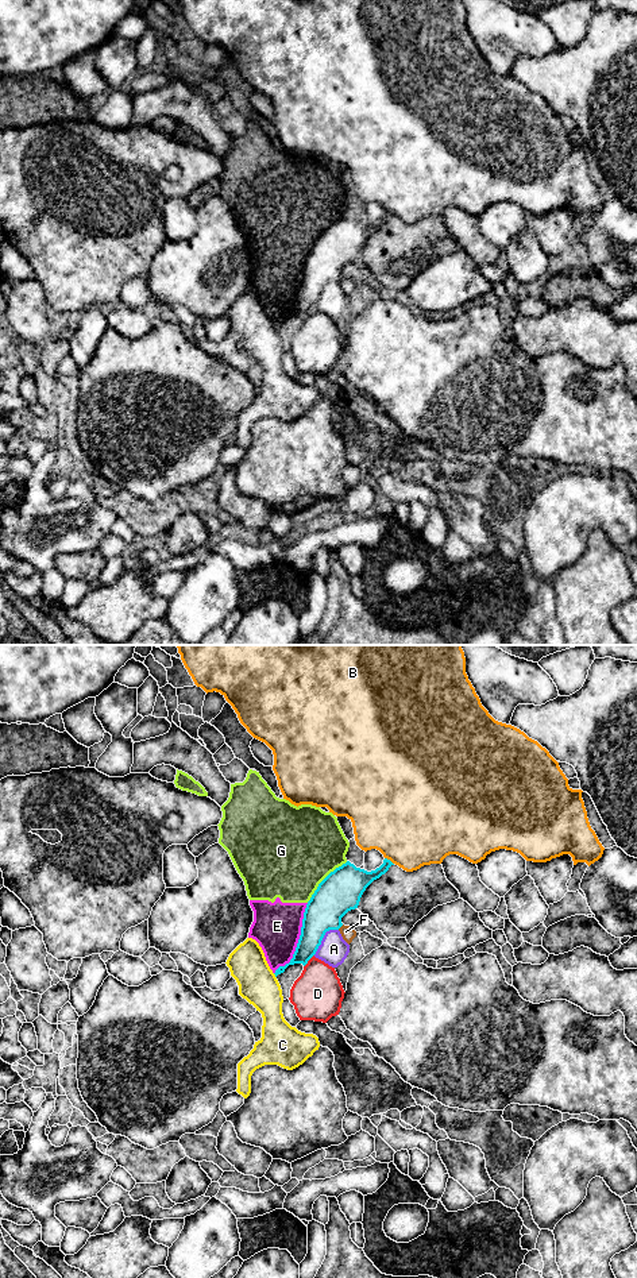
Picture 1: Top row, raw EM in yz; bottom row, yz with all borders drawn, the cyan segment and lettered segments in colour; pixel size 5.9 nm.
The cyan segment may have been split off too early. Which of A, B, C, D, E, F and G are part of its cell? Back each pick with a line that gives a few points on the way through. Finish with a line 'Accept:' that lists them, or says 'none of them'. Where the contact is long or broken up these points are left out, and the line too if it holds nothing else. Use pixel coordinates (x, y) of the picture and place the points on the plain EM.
Accept: none of them

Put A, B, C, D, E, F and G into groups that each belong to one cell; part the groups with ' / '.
A / B / C / D / E G / F

